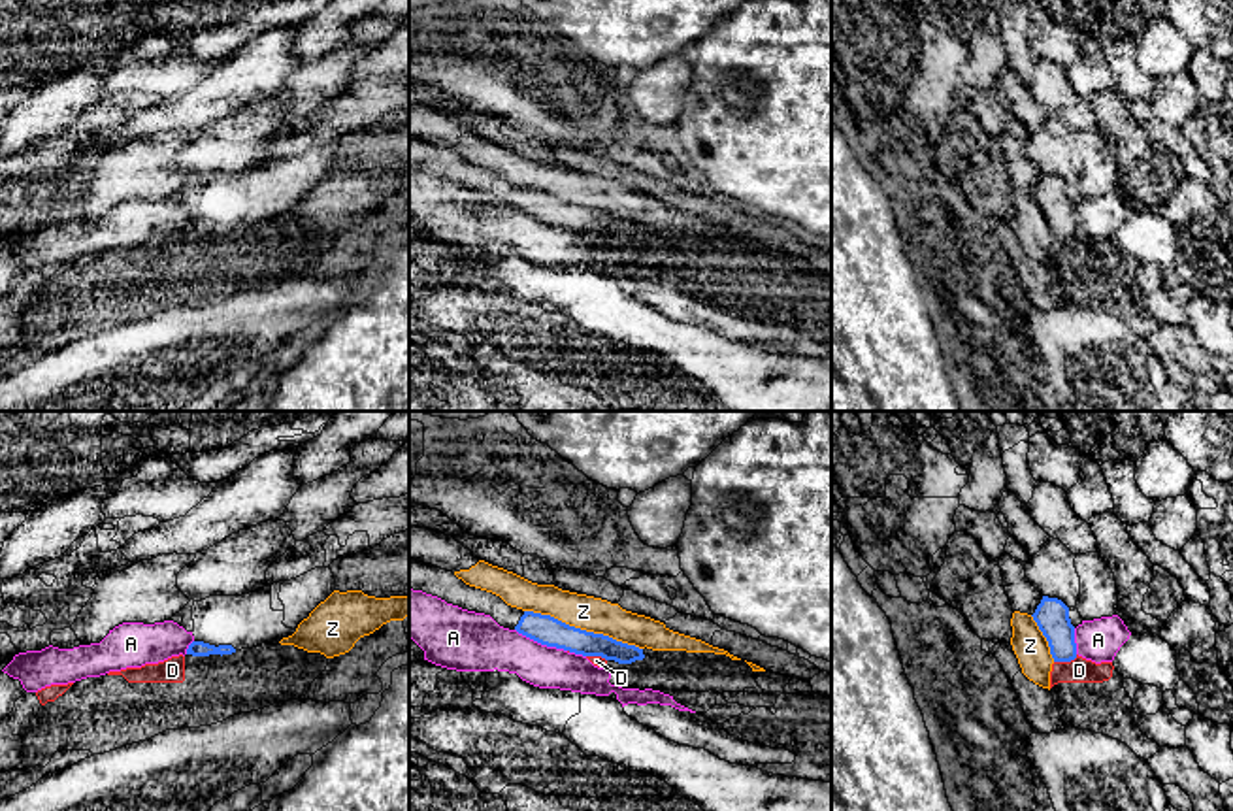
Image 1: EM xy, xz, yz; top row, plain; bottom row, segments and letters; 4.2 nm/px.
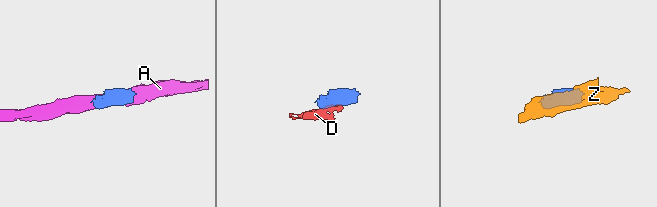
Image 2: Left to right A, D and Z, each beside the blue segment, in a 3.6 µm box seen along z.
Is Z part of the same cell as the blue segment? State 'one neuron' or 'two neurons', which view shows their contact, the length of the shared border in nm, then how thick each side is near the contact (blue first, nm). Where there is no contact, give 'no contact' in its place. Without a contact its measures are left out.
two neurons | xz | 550 nm | 130/150 nm

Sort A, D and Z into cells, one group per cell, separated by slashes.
A / D / Z

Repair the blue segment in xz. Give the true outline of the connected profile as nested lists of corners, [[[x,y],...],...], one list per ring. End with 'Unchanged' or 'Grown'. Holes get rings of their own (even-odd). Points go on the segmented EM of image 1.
[[[409,560],[409,588],[437,596],[468,611],[490,615],[500,626],[547,645],[583,656],[601,656],[618,664],[643,660],[643,649],[616,641],[603,634],[569,626],[551,615],[522,611],[507,605],[500,596],[469,587],[452,571]]]. Grown

